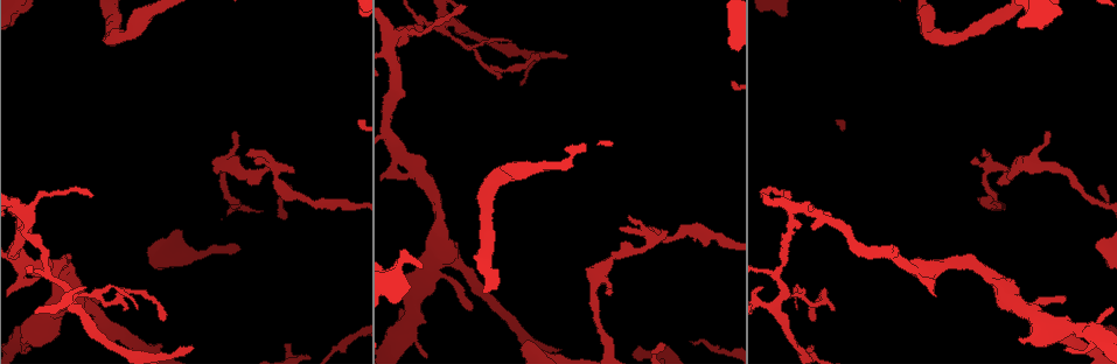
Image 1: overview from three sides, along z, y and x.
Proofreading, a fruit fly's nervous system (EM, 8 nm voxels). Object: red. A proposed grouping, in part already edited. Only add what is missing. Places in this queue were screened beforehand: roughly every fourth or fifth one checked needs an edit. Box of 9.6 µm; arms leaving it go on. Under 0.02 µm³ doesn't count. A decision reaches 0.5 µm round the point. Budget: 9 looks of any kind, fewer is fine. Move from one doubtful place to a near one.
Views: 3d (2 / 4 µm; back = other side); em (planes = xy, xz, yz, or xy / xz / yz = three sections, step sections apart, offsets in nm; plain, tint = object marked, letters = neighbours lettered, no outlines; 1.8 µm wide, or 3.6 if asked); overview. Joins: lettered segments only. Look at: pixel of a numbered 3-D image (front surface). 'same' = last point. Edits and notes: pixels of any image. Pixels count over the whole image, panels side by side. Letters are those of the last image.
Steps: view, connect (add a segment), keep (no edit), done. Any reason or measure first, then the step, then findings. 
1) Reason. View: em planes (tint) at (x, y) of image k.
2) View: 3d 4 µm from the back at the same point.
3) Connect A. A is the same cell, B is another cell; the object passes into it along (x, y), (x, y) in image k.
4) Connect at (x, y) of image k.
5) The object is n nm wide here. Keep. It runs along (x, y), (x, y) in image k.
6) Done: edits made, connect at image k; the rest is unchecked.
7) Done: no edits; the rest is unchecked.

A fork. View: 3d 2 µm at (419, 171) of image 1.

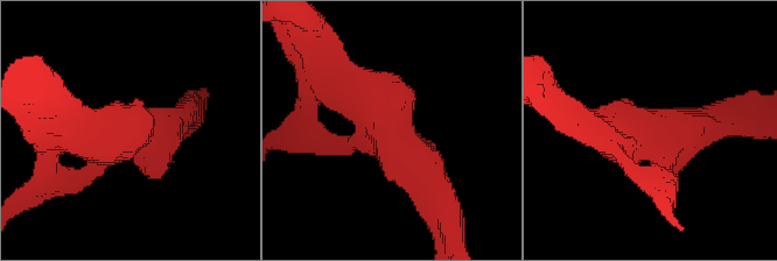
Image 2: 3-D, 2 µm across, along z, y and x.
View: em planes (tint) at (123, 135) of image 2.

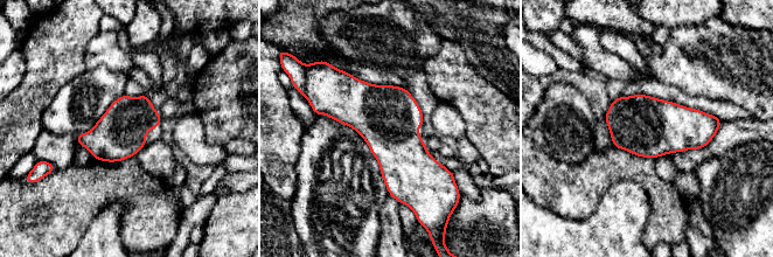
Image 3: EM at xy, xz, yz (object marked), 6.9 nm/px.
See the neighbours. View: em planes (letters) at the same point.

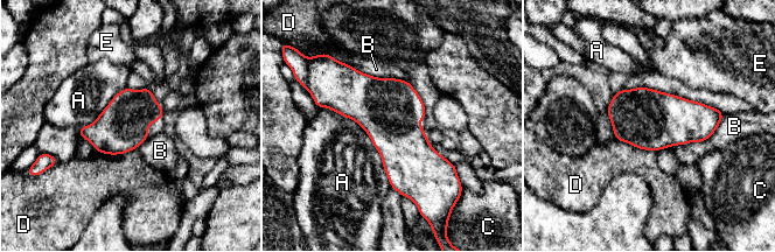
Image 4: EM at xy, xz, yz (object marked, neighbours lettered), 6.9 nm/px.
Keep. A, B, C, D and E are other cells; a border runs along (339, 61), (374, 76), (407, 82) in image 4; none of them fits.

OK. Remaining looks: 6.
Branch stops here. View: 3d 2 µm at (527, 342) of image 1.

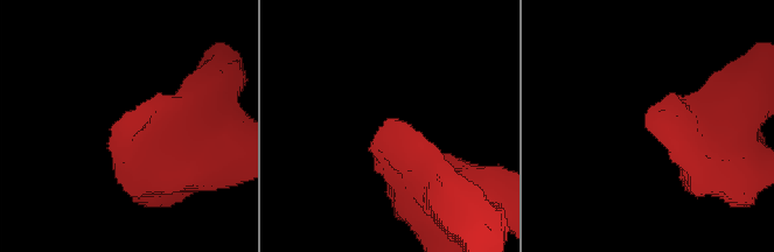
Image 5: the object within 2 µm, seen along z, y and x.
View: em planes (letters) at (391, 119) of image 5.

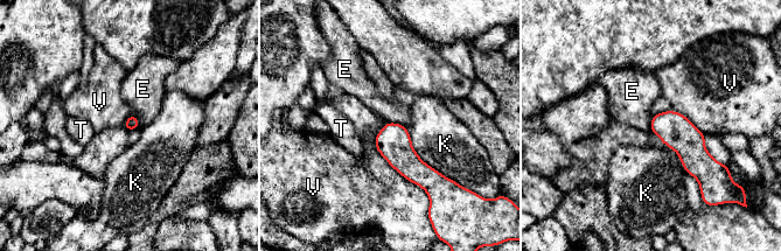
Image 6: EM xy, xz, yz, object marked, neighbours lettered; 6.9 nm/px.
Keep. E, K, T and V are other cells; a border runs along (385, 121), (396, 121), (405, 127) in image 6; none of them fits.

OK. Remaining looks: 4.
An open end. View: em xz step 4 (letters) at (94, 299) of image 1.

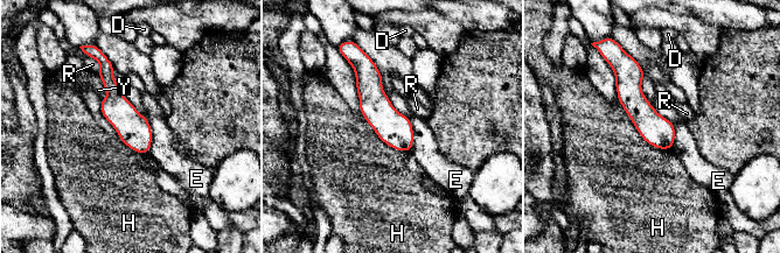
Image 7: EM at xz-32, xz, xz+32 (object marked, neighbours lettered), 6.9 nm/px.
Keep. D, E, H, R and Y are other cells; none of them fits.

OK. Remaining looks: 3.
Sharp bend. View: em planes (letters) at (276, 165) of image 1.

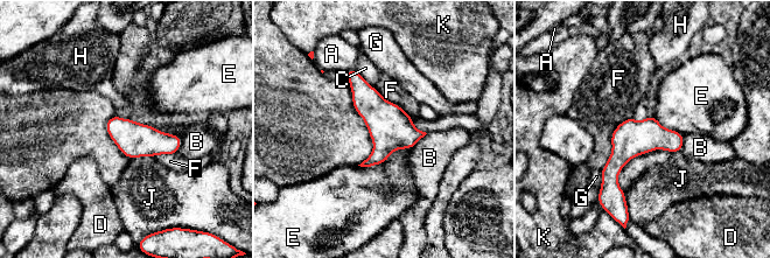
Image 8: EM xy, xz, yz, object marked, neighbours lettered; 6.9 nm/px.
The object is 240 nm wide here. Keep. A, B, C, D, E, F, G, H, J and K are other cells; a border runs along (411, 147), (357, 165) in image 8; none of them fits.

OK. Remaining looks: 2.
Done: no edits; the rest is unchecked.

